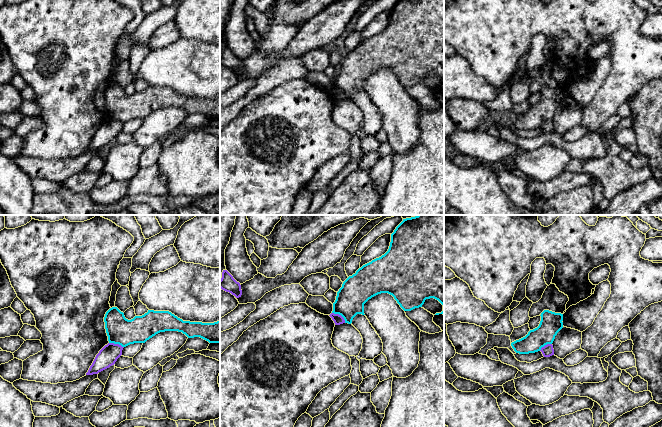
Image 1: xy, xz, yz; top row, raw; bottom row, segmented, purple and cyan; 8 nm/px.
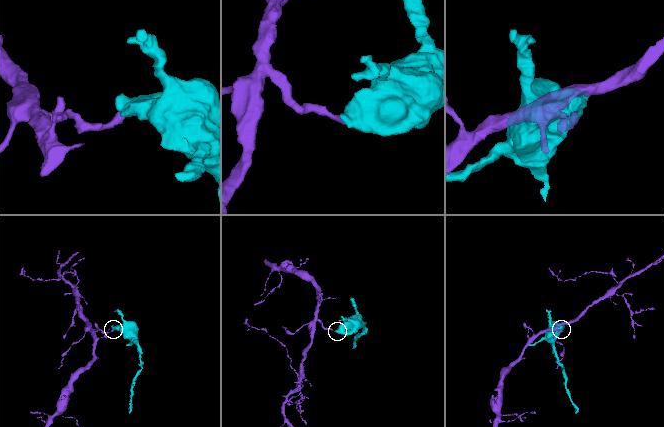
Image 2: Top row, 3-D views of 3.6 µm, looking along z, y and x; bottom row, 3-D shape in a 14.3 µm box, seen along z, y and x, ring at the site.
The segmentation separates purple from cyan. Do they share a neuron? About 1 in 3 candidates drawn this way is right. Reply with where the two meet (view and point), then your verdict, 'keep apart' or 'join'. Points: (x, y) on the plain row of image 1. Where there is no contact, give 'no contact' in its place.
xz (340, 91) | keep apart

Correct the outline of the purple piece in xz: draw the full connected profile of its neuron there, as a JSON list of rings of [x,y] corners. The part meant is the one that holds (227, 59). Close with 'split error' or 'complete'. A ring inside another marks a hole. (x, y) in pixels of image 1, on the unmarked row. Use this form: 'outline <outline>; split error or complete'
outline [[[223,46],[222,48],[222,54],[220,55],[220,64],[226,68],[231,69],[236,74],[239,74],[242,71],[240,59],[237,58],[227,46]]]; complete

